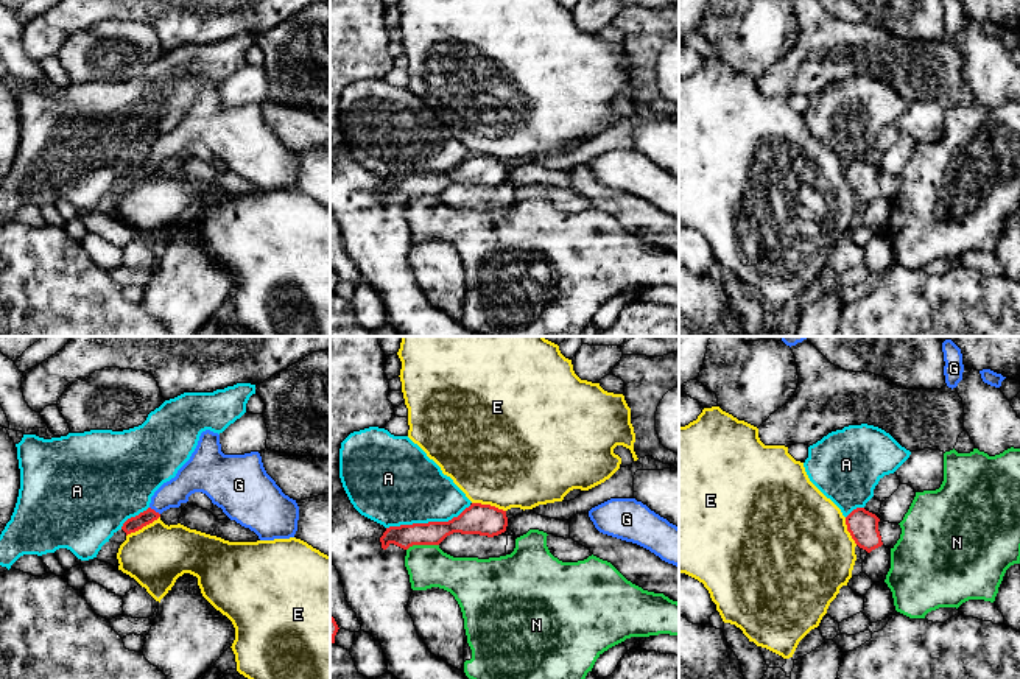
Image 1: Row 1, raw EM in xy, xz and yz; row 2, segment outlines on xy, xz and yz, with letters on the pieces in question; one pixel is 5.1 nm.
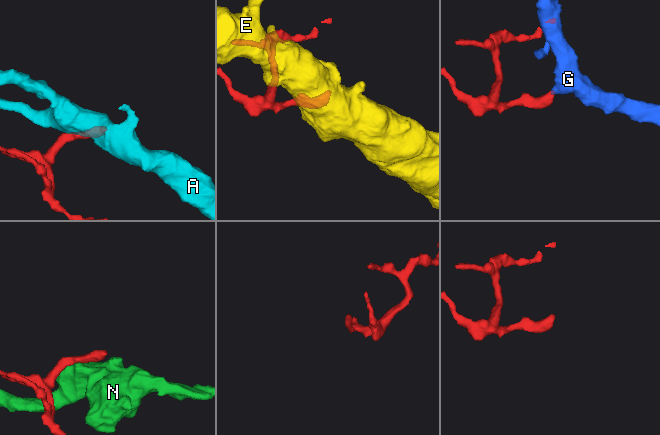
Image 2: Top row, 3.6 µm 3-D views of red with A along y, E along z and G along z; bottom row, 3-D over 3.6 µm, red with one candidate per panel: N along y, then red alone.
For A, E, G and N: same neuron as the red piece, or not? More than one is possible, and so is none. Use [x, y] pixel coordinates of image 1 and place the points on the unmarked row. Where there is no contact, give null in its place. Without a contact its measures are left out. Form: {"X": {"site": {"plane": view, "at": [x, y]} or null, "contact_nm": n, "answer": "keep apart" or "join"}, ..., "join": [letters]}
{"A": {"site": {"plane": "xz", "at": [429, 173]}, "contact_nm": 460, "answer": "keep apart"}, "E": {"site": {"plane": "xy", "at": [142, 178]}, "contact_nm": 200, "answer": "keep apart"}, "G": {"site": {"plane": "xy", "at": [153, 161]}, "contact_nm": 70, "answer": "join"}, "N": {"site": {"plane": "xz", "at": [422, 195]}, "contact_nm": 170, "answer": "keep apart"}, "join": ["G"]}

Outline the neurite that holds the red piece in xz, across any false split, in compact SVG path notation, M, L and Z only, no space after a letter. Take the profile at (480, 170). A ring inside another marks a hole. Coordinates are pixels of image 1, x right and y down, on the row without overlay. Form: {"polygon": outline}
{"polygon": "M472 154L448 173L428 173L389 178L380 188L382 199L391 195L408 201L413 196L439 196L453 184L494 188L506 182L506 162L491 156Z"}

